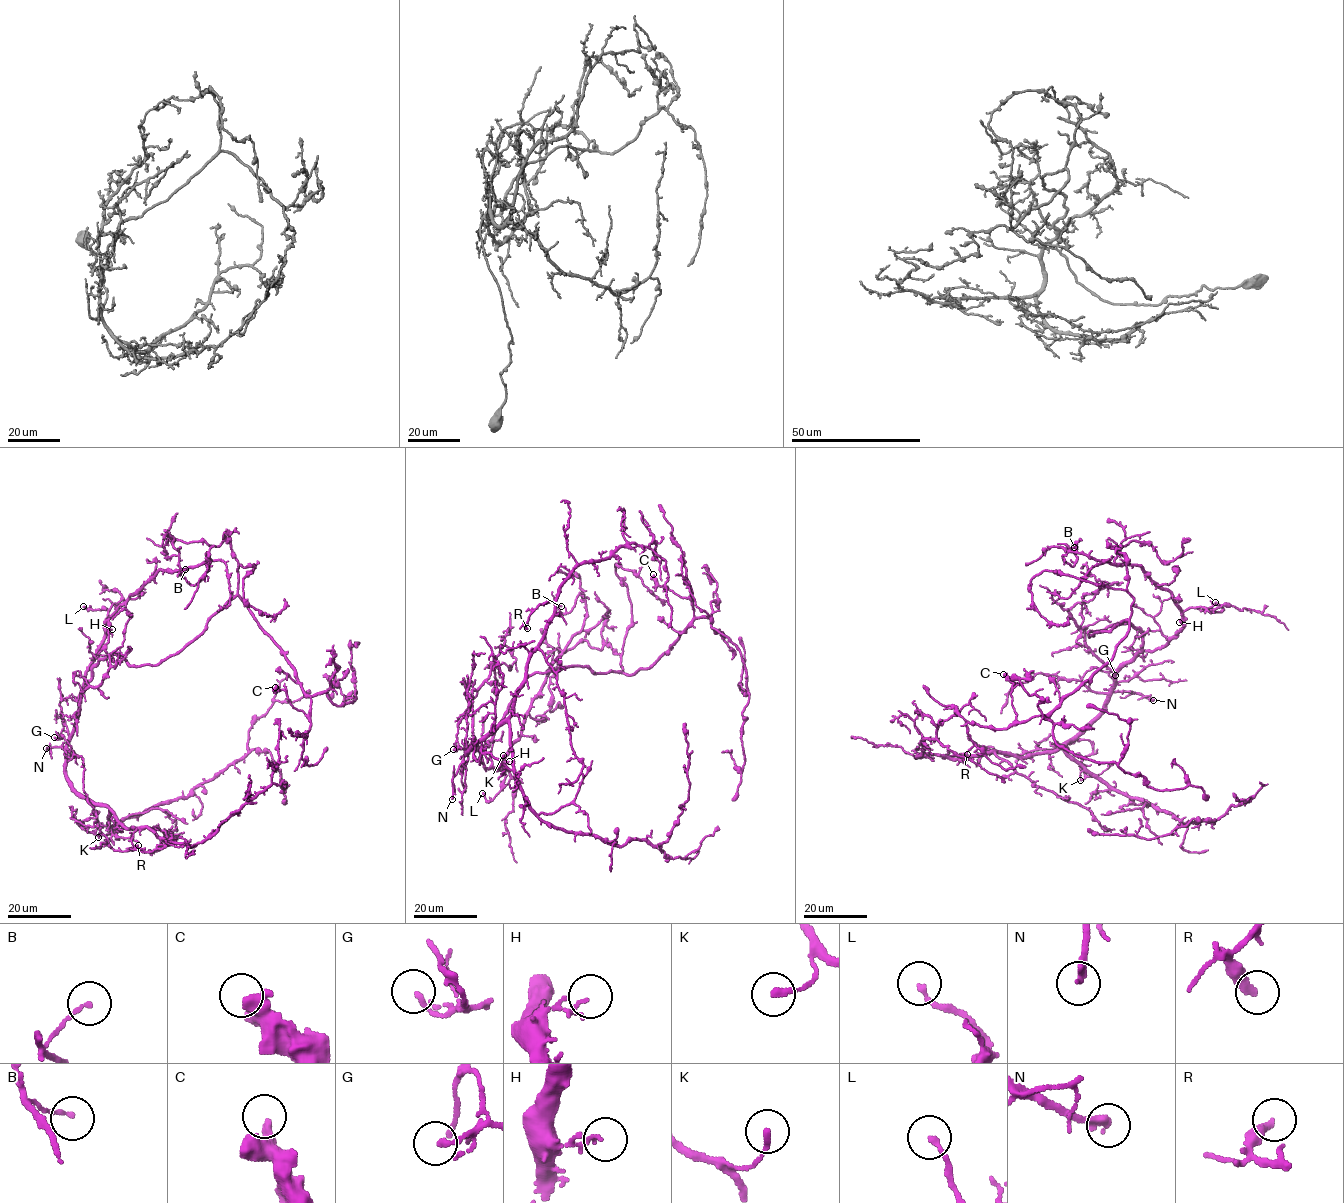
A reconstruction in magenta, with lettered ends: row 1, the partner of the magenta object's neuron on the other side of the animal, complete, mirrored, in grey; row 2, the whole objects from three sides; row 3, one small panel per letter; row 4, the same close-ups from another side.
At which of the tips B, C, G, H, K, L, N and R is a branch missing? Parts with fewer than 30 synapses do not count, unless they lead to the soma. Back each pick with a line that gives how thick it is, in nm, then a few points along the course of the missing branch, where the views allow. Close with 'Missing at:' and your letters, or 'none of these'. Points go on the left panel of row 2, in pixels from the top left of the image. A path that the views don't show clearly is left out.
N: Thickness 240 nm. Course of what is missing: (46, 748), (48, 740), (68, 739), (80, 724), (78, 714), (68, 710), (68, 716), (82, 715), (78, 707)
Missing at: N

